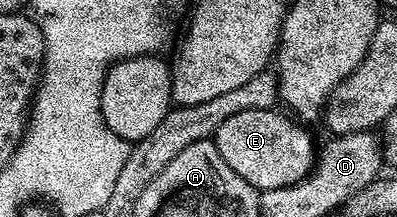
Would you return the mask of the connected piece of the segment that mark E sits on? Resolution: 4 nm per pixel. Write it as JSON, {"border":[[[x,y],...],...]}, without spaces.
{"border":[[[274,108],[237,111],[217,127],[213,138],[221,159],[245,183],[260,191],[297,183],[315,168],[317,160],[317,145],[311,142],[310,135],[294,125],[290,116],[282,117],[275,112]]]}

